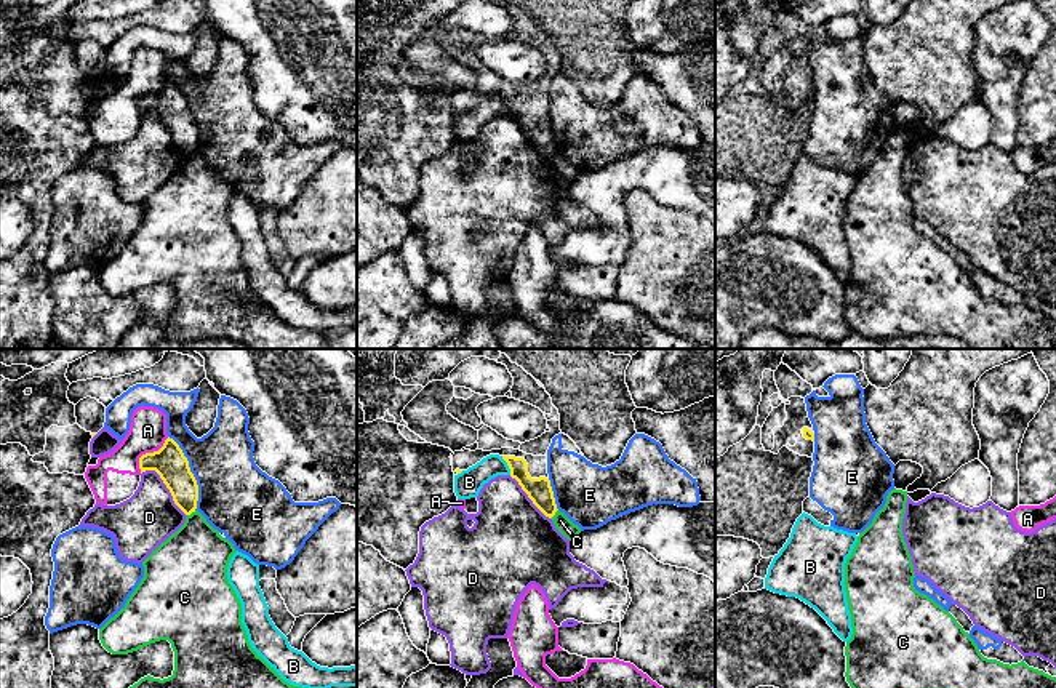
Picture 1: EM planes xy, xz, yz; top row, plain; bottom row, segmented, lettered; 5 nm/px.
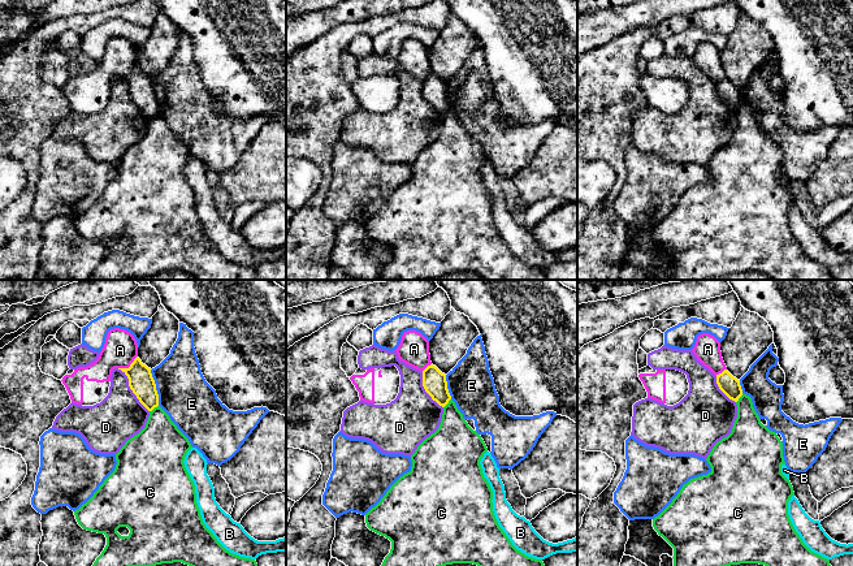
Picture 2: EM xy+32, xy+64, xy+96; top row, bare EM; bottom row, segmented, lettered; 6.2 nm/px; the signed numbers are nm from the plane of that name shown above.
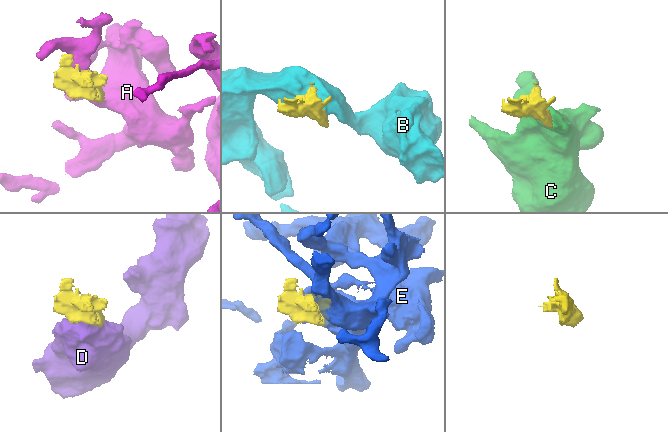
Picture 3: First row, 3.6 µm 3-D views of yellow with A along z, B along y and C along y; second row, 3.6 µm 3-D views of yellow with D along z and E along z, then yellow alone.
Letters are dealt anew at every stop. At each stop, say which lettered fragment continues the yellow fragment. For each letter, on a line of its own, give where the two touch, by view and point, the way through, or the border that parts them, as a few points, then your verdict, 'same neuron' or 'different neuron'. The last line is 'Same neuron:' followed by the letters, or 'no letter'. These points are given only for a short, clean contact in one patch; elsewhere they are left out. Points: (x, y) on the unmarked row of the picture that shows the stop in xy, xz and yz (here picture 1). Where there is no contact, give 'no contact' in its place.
A: meets yellow in xy at (148, 95); different neuron
B: meets yellow in xz at (508, 106); border along xz (501, 98), (511, 116); different neuron
C: meets yellow in xy at (191, 154); border along xy (196, 152), (188, 157); different neuron
D: meets yellow in xy at (167, 128); different neuron
E: meets yellow in xy at (191, 114); different neuron
Same neuron: no letter

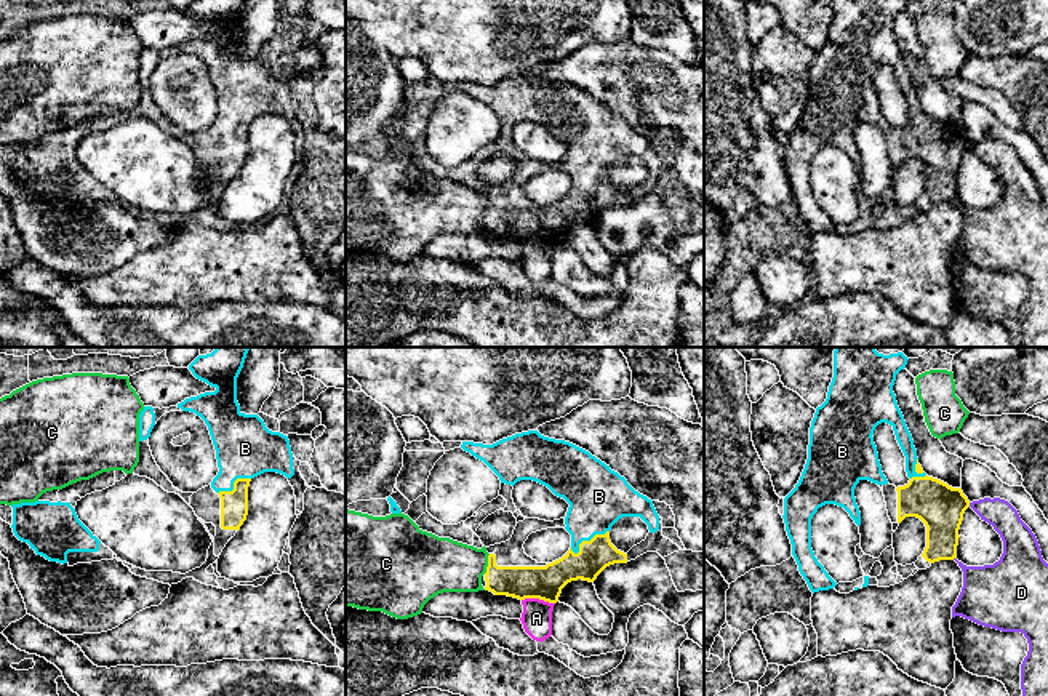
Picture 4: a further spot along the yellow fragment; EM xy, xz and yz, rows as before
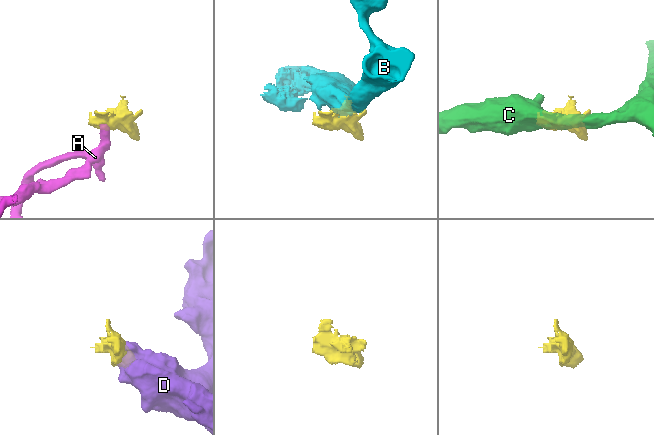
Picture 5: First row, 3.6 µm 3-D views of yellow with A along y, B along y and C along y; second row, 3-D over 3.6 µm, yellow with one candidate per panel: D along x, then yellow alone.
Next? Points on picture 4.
A: meets yellow in xz at (538, 239); border along xz (522, 240), (543, 240), (554, 245); different neuron
B: meets yellow in xz at (586, 183); same neuron
C: meets yellow in xz at (488, 205); border along xz (490, 196), (484, 215); different neuron
D: meets yellow in yz at (968, 146); different neuron
Same neuron: B

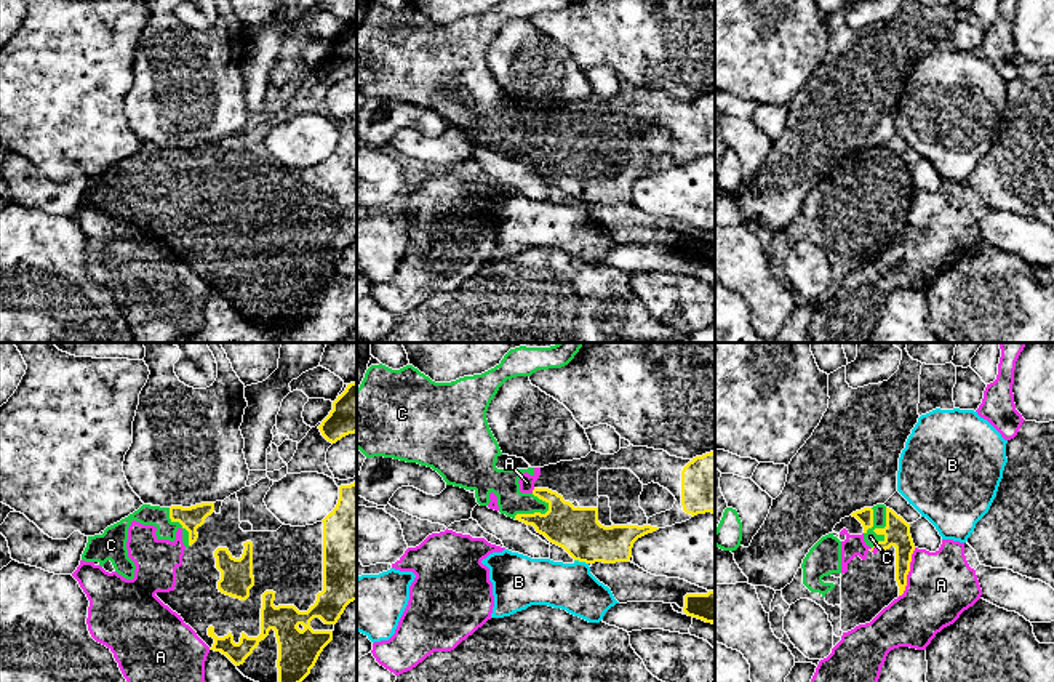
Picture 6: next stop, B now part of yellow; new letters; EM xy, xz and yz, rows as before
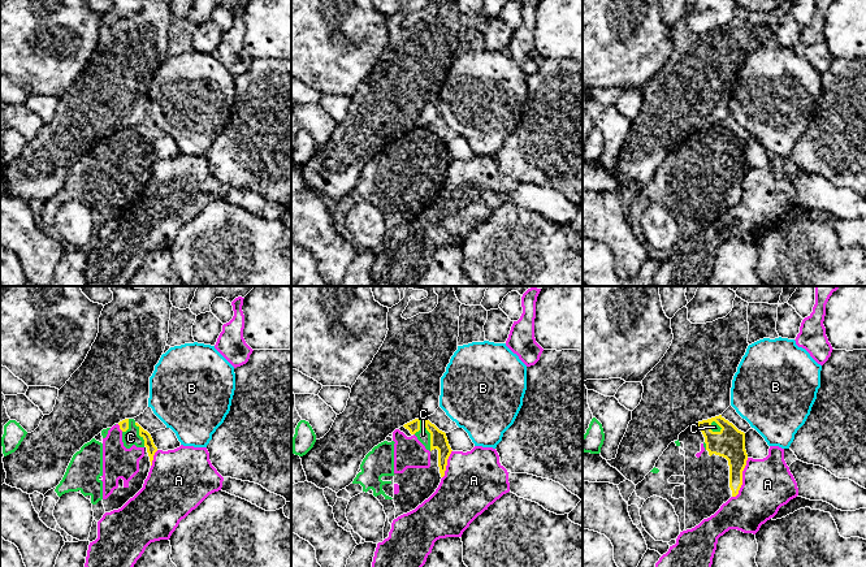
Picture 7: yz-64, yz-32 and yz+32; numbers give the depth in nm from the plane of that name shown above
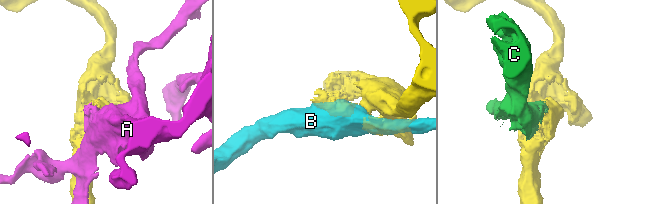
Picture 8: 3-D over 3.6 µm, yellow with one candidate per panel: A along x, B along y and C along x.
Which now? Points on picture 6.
A: meets yellow in yz at (909, 212); different neuron
B: meets yellow in xz at (581, 202); border along xz (574, 200), (587, 205); different neuron
C: meets yellow in yz at (875, 170); runs through yz (896, 173), (875, 170), (870, 178); same neuron
Same neuron: C

